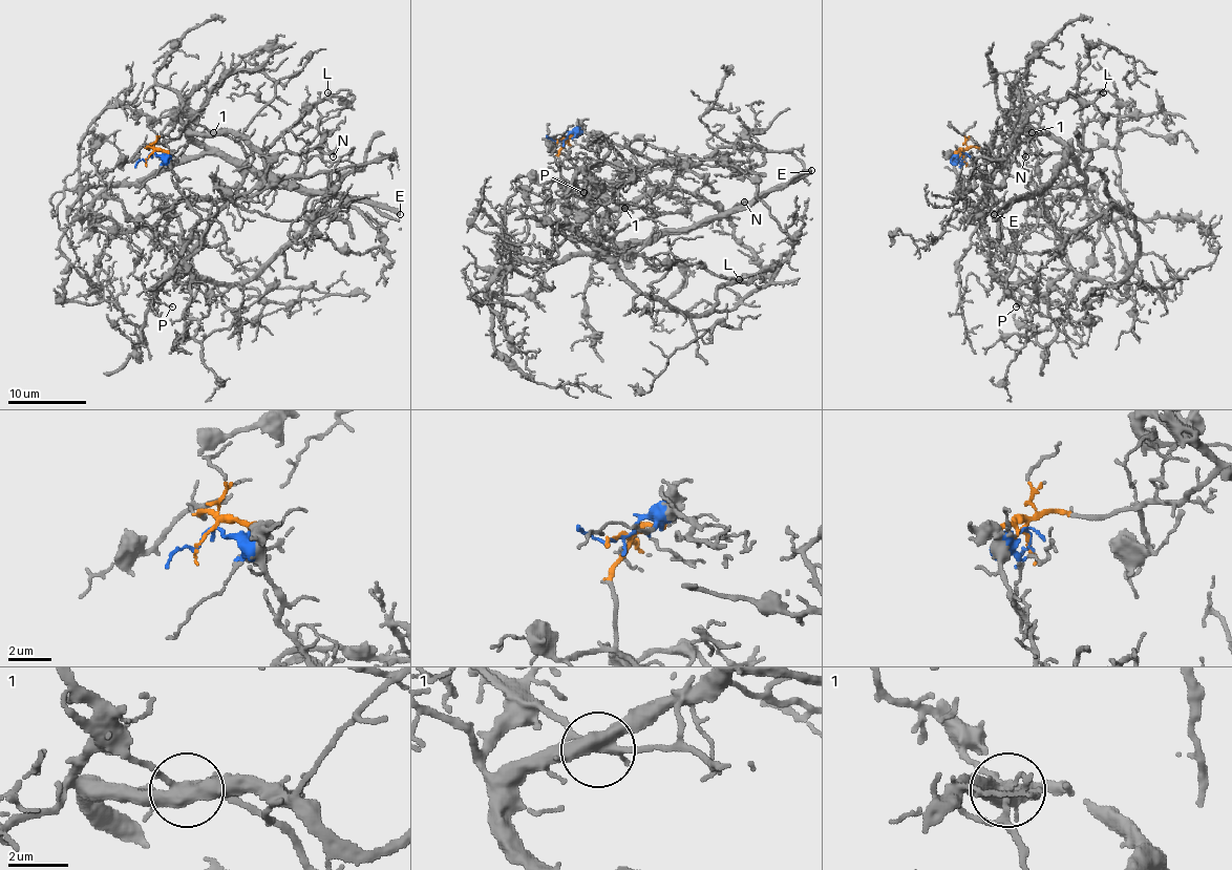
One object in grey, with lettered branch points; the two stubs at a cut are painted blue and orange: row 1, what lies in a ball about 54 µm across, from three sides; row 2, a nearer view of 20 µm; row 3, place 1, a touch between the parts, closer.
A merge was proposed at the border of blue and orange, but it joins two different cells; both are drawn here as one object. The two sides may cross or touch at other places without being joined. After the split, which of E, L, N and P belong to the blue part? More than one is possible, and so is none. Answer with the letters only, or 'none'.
P

